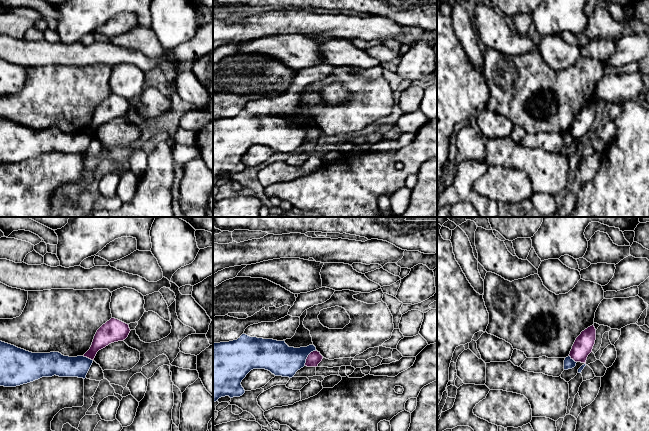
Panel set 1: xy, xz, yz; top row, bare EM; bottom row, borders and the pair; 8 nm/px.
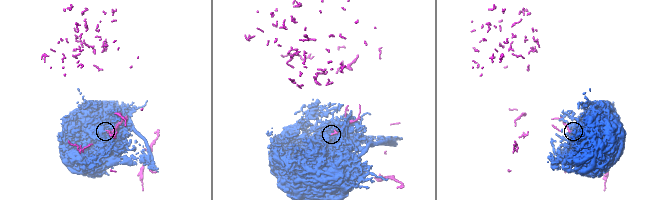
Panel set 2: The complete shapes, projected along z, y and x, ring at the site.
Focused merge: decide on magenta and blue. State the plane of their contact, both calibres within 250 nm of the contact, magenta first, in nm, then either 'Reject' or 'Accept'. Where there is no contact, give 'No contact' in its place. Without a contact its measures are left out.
Touches magenta in xz. Thickness 110 nm (magenta) against 260 nm. Reject

